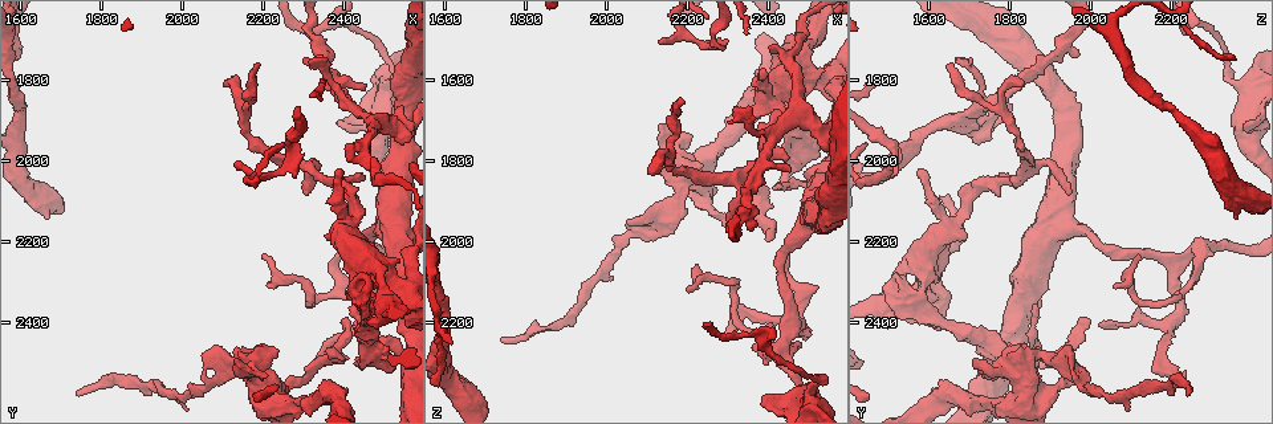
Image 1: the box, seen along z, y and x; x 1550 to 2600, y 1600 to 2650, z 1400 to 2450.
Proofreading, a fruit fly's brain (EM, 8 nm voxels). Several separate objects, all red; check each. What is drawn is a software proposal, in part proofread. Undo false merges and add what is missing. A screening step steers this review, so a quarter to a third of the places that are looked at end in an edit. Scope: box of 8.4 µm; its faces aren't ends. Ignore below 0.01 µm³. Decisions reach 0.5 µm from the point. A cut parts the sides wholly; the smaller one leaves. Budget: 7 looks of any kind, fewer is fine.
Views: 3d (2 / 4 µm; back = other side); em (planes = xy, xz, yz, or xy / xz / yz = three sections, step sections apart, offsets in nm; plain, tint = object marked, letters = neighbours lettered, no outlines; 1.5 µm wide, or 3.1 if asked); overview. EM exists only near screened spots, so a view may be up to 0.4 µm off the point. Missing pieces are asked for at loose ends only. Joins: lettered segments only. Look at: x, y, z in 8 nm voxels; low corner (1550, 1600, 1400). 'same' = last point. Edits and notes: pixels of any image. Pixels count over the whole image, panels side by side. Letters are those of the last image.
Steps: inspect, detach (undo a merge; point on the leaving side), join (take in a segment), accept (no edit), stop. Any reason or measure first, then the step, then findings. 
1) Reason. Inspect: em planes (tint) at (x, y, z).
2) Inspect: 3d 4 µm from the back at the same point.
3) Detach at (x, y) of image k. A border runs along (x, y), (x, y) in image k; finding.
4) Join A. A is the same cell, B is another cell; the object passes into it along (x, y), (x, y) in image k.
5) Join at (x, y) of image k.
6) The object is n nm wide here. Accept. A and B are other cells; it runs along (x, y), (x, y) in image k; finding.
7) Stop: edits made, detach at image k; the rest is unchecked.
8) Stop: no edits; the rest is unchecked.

Thin end. Inspect: 3d 2 µm at (2300, 1745, 1705).

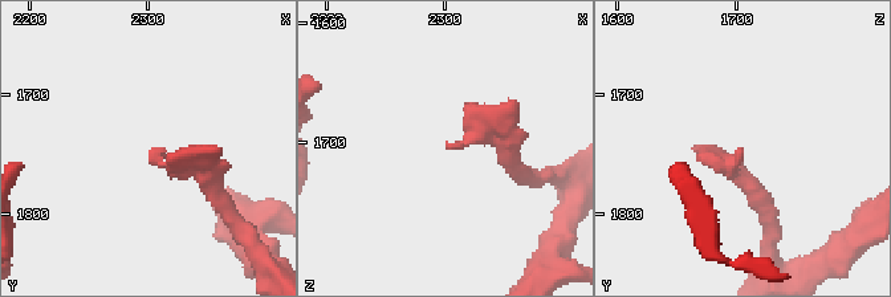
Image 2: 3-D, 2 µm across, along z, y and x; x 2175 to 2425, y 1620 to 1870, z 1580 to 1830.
Need the tissue. Inspect: em xy step 4 (letters) at (2302, 1750, 1706).

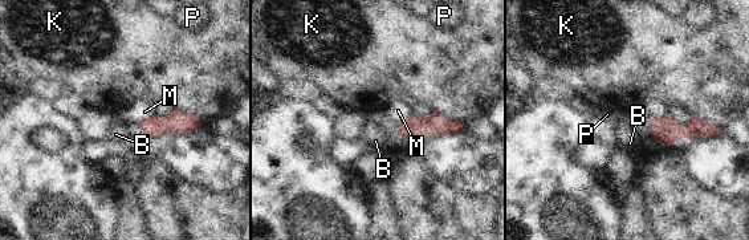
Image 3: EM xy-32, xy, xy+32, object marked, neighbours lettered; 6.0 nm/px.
Inspect: em planes (letters) at the same point.

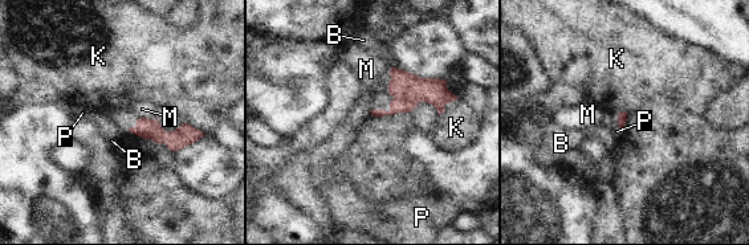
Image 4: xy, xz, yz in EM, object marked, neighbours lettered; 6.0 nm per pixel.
The longest contact is with K, 170 nm. Accept. B, K, M and P are other cells; it runs along (135, 129), (195, 135) in image 4; none of them fits.

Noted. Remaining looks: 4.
Branch stops here. Inspect: em planes (tint) at (2390, 2020, 1580).

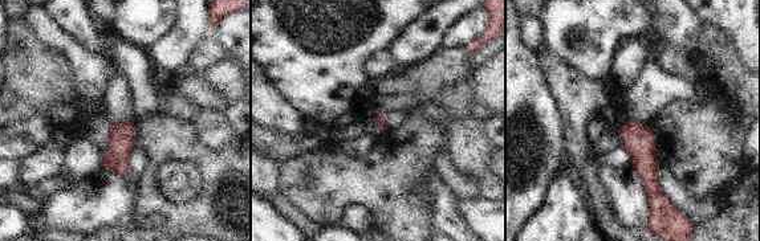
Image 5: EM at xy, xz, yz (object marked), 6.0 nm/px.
What lies round it. Inspect: em planes (letters) at the same point.

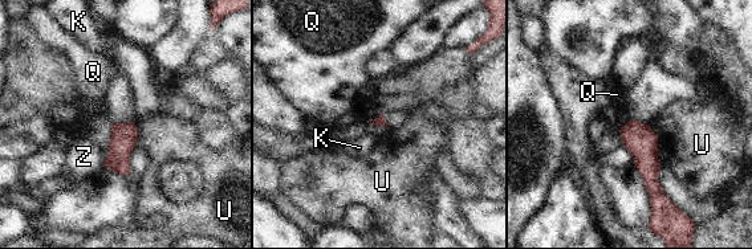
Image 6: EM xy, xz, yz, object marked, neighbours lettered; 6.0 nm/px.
Accept. K, Q, U and Z are other cells; a border runs along (631, 119), (620, 130) in image 6; none of them fits.

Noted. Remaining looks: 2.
Stop: no edits; the rest is unchecked.

